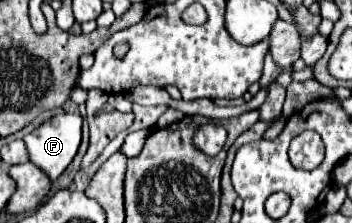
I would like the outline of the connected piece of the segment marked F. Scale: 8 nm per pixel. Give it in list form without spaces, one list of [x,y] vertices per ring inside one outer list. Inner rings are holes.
[[[58,114],[40,128],[24,136],[30,162],[50,180],[56,180],[76,156],[82,138],[82,118],[78,114]]]

